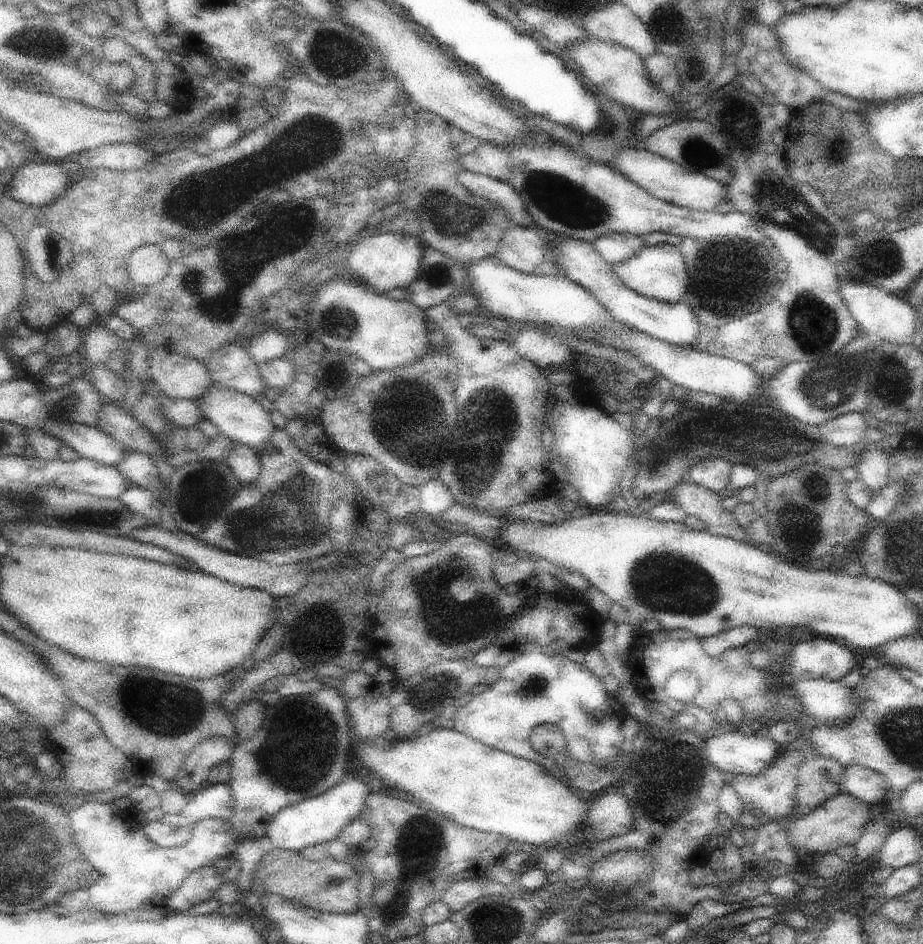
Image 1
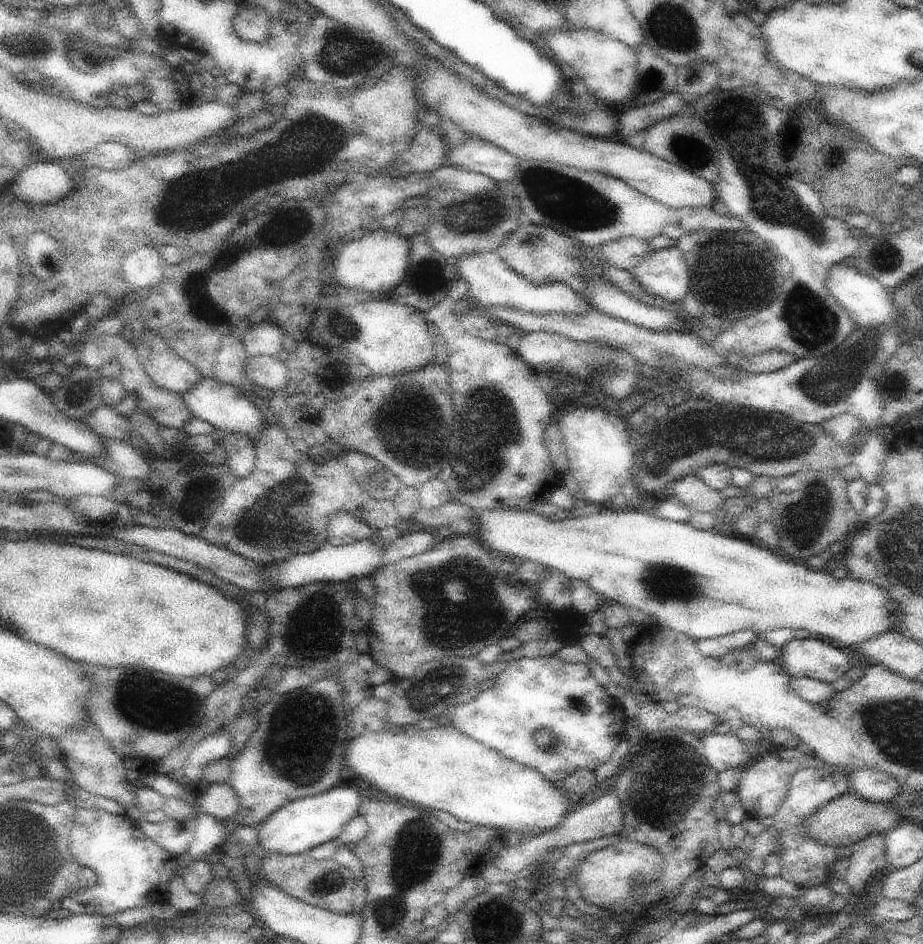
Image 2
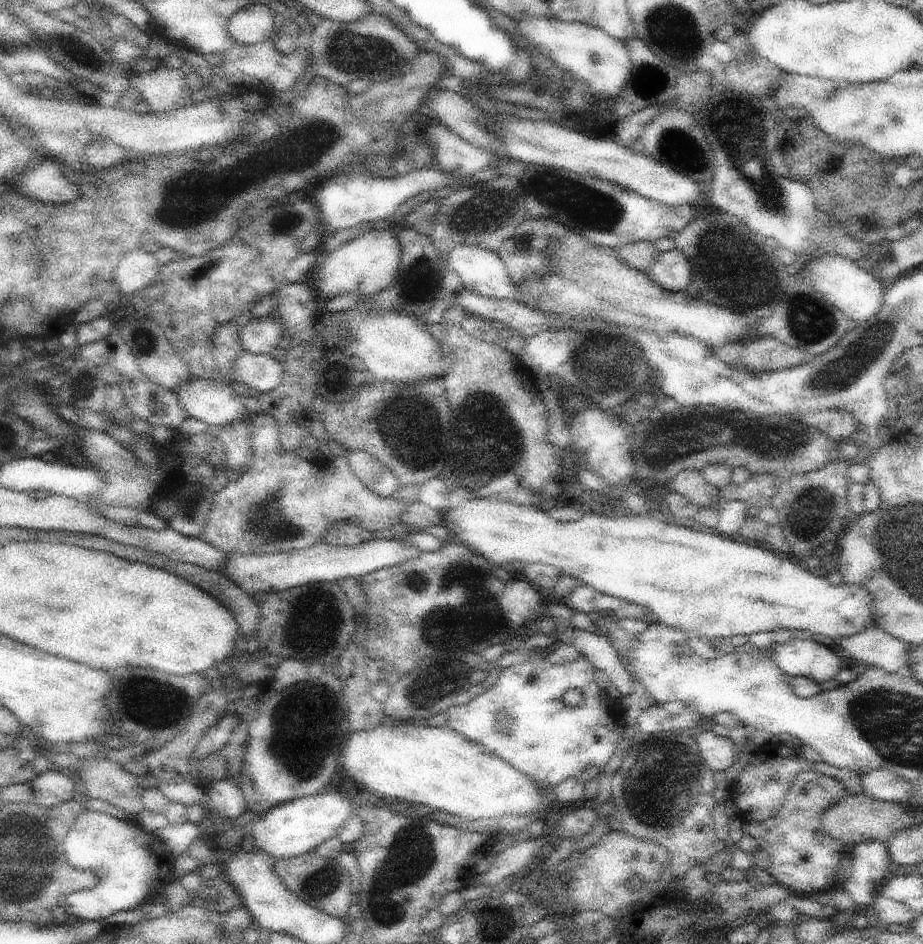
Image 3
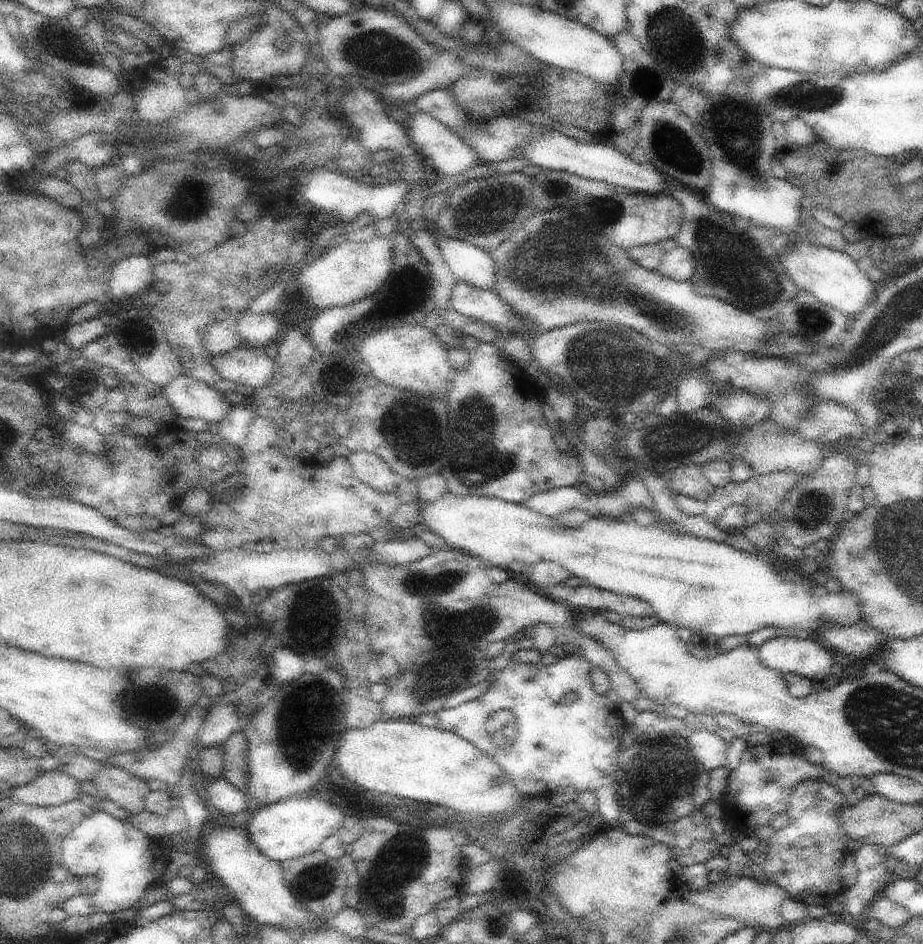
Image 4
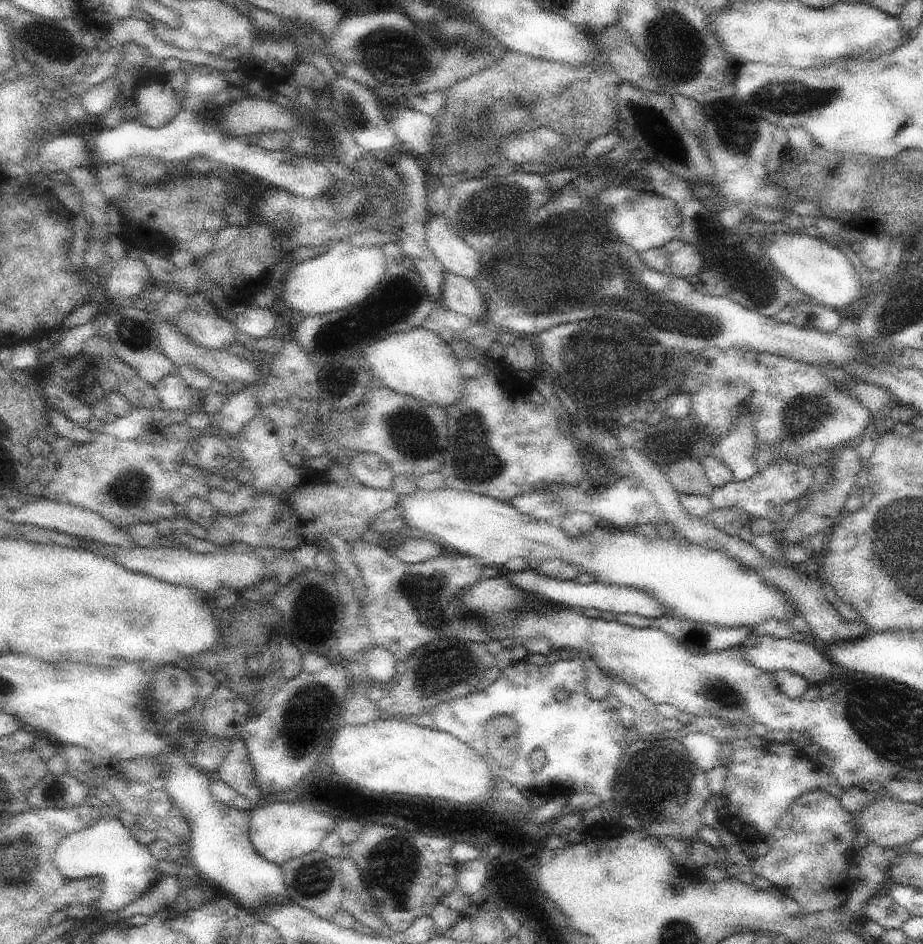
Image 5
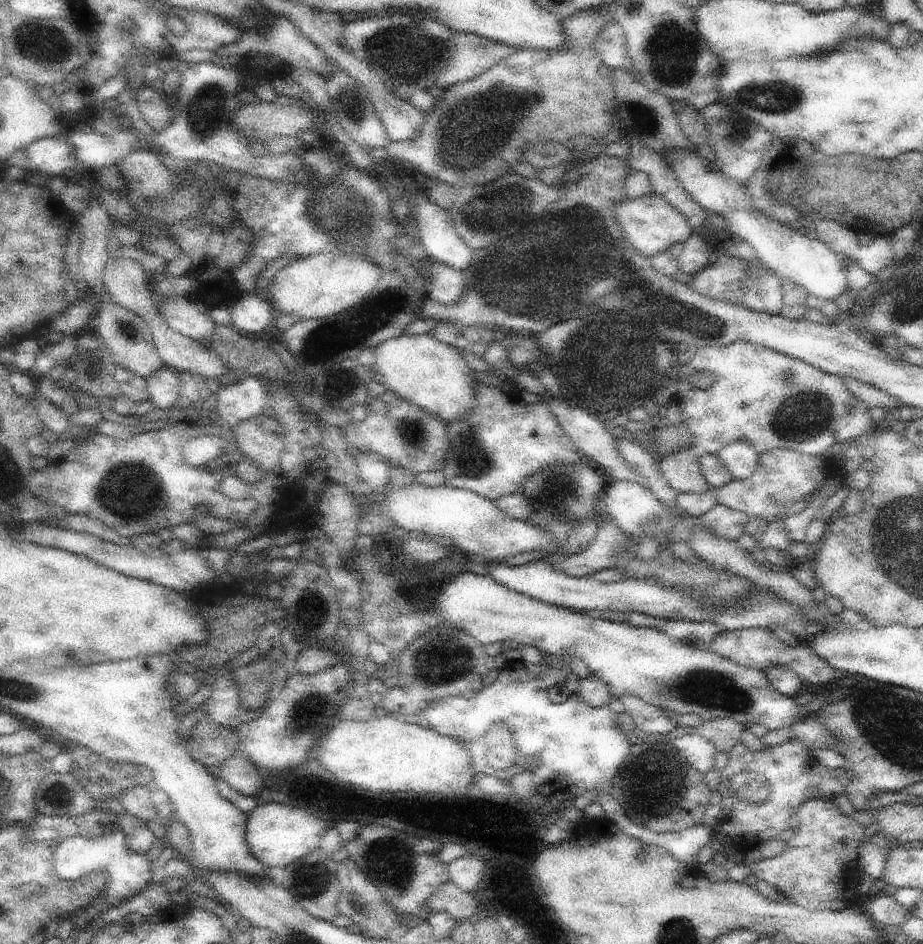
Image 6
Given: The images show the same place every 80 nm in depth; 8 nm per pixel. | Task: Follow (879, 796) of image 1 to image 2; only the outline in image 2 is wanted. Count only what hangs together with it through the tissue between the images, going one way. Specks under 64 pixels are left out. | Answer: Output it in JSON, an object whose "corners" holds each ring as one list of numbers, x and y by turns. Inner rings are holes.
{"corners":[[878,769,853,770,849,786,861,797,875,803,892,801,902,792,902,785,890,773]]}

